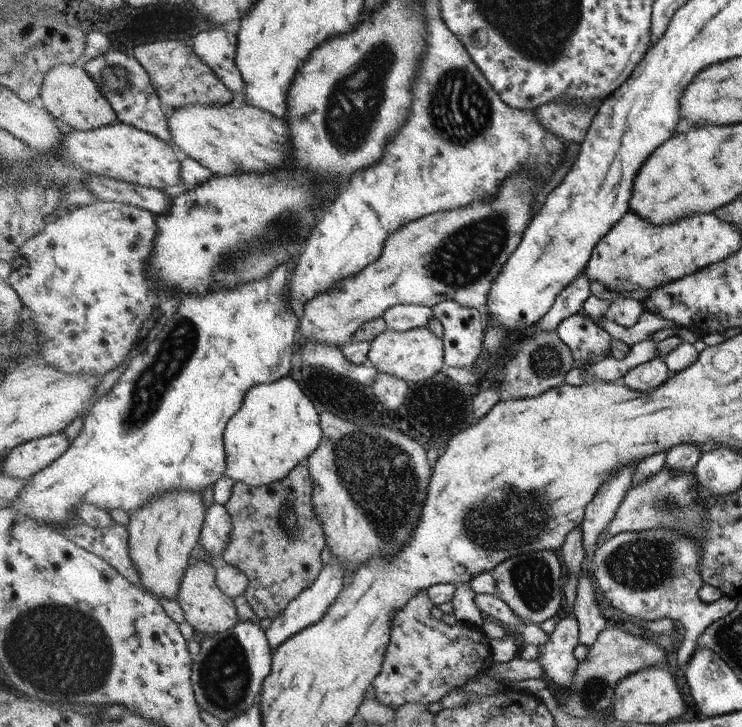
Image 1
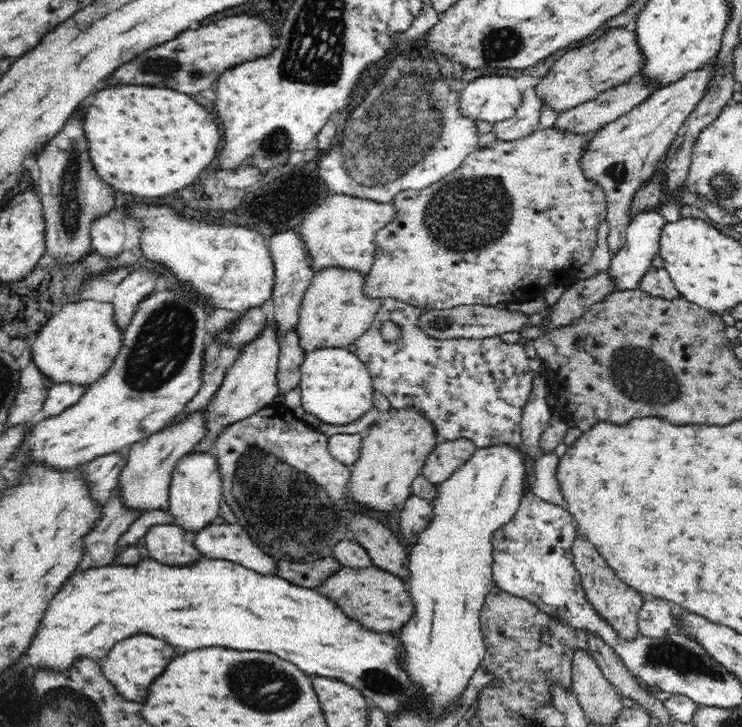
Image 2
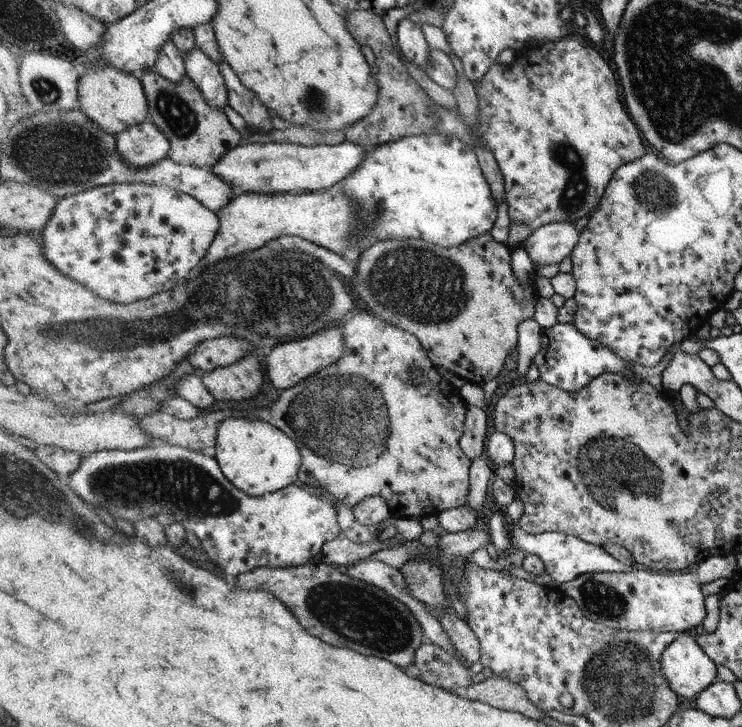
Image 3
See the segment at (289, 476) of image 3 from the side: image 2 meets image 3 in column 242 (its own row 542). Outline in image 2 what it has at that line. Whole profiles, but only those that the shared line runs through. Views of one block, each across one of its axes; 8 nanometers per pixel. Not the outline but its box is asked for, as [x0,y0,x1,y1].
[397,446,526,707]

